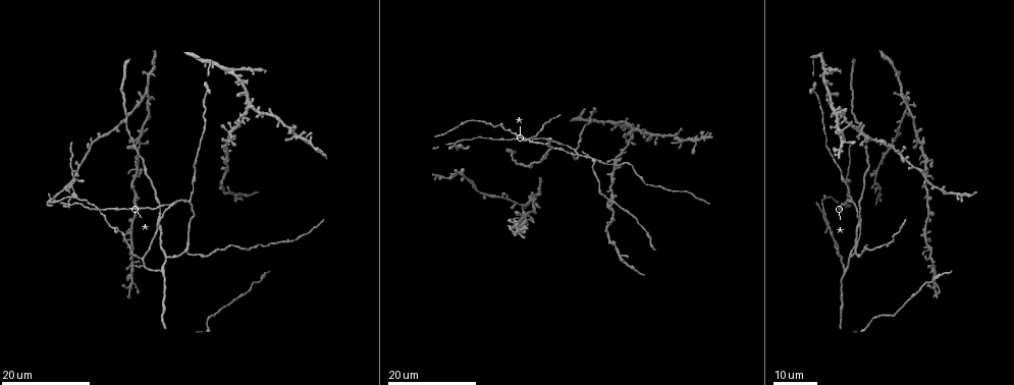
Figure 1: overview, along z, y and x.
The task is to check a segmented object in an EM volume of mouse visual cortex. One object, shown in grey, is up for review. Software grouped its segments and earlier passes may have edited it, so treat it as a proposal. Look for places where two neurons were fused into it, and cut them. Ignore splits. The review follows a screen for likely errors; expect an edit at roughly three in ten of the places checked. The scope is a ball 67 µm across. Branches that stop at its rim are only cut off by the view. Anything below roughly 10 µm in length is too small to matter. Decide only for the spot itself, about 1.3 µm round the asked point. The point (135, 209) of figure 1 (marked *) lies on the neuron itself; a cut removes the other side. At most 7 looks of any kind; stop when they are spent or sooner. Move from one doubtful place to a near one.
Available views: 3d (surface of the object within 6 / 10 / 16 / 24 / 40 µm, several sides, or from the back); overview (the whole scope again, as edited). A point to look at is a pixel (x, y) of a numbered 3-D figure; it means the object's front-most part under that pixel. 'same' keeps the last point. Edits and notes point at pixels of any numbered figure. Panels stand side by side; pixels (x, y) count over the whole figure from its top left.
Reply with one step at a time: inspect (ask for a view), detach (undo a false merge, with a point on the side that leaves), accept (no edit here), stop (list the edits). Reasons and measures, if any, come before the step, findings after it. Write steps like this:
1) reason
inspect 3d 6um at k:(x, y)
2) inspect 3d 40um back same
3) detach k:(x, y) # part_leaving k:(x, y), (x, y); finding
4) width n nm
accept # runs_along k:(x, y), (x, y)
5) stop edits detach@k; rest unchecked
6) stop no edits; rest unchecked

arms part here
inspect 3d 16um at 1:(844, 271)

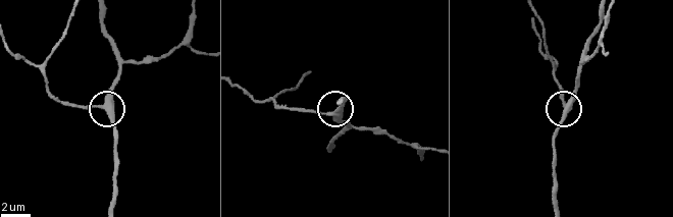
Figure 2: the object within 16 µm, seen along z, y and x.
inspect 3d 6um at 2:(105, 110)

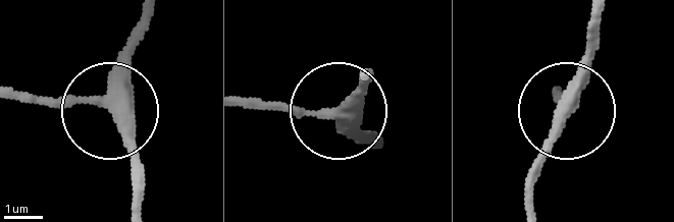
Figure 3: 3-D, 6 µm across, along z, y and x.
side_arm 39 um
accept # runs_along 3:(380, 142), (334, 112), (247, 106); one neuron here

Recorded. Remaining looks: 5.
three-way junction
inspect 3d 16um at 1:(184, 251)

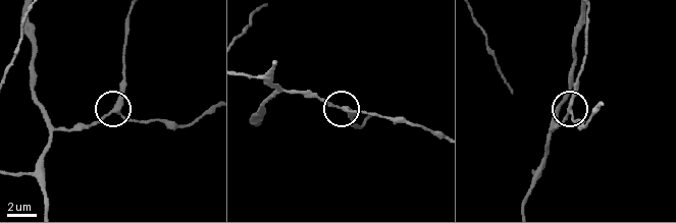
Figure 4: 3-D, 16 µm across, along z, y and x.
inspect 3d 10um at 4:(116, 109)

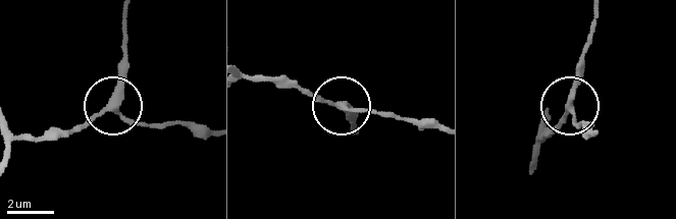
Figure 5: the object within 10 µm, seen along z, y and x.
inspect 3d 10um back at 5:(342, 106)

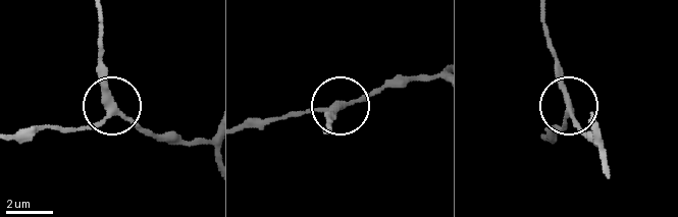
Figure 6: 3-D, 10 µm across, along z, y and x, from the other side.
arms 3
accept # runs_along 6:(97, 13), (97, 43), (112, 107), (97, 122), (58, 130); all the same neuron

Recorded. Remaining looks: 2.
three arms meet
inspect 3d 16um at 1:(576, 148)

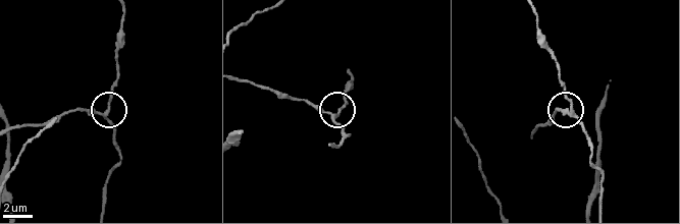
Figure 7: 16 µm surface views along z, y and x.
zoom in
inspect 3d 10um at 7:(103, 115)

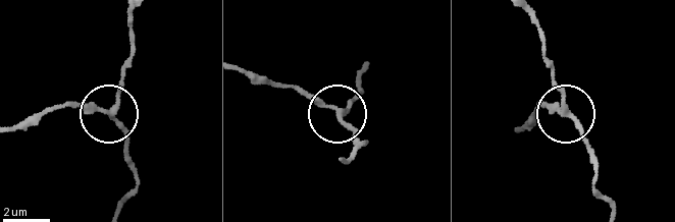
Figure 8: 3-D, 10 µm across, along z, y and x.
arms 3
accept # runs_along 8:(15, 128), (50, 111), (86, 103), (111, 117), (126, 154); all the same neuron

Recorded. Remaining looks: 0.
stop no edits; rest unchecked

